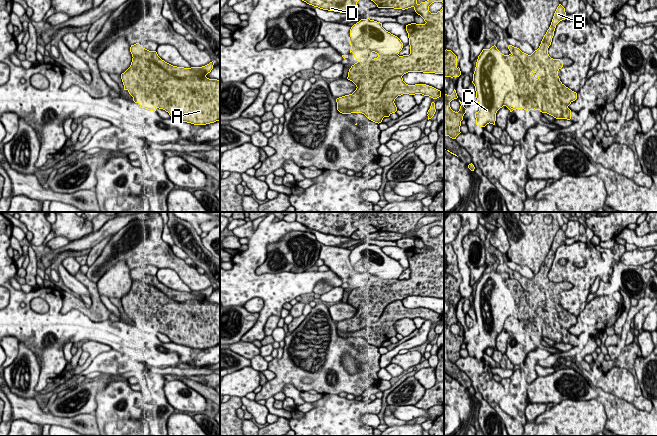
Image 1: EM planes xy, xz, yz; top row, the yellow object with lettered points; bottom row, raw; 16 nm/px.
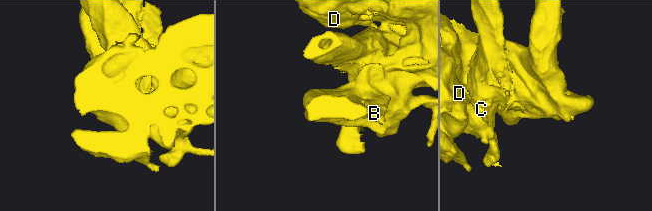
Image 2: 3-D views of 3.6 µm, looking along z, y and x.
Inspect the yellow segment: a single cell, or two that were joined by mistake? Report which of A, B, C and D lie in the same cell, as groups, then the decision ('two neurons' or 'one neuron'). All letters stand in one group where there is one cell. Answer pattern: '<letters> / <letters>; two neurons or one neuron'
A B D / C; two neurons

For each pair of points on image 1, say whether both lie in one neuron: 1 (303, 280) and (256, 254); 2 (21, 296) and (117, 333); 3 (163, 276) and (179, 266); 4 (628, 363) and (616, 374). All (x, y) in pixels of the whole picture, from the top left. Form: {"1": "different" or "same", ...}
{"1": "same", "2": "same", "3": "different", "4": "different"}

